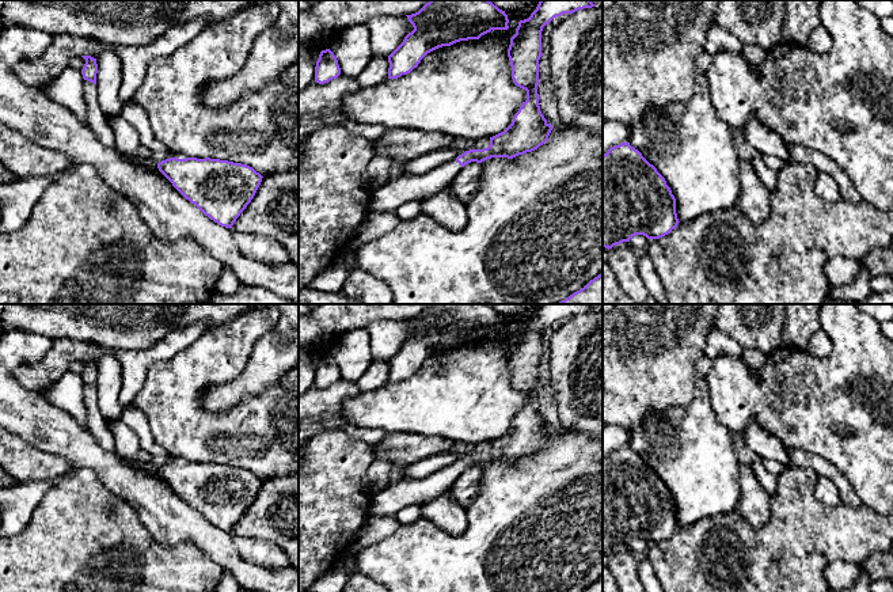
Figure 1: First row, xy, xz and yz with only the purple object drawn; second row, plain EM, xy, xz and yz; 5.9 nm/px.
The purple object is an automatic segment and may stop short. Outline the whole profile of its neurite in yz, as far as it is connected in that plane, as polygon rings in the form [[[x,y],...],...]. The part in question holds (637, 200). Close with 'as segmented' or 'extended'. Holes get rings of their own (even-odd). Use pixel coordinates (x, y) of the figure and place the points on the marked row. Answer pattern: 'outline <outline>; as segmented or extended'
outline [[[627,141],[611,147],[603,155],[603,247],[609,250],[635,235],[660,239],[679,223],[676,198],[657,168]]]; as segmented

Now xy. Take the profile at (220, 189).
outline [[[170,158],[157,168],[186,200],[225,228],[232,228],[263,178],[247,164],[210,158]]]; as segmented

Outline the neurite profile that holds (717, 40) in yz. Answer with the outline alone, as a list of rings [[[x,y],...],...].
[[[714,22],[706,37],[704,52],[714,56],[722,50],[742,53],[744,43]]]

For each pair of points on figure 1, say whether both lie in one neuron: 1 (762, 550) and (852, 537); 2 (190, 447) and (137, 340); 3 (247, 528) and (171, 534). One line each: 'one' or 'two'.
1: one
2: two
3: two

